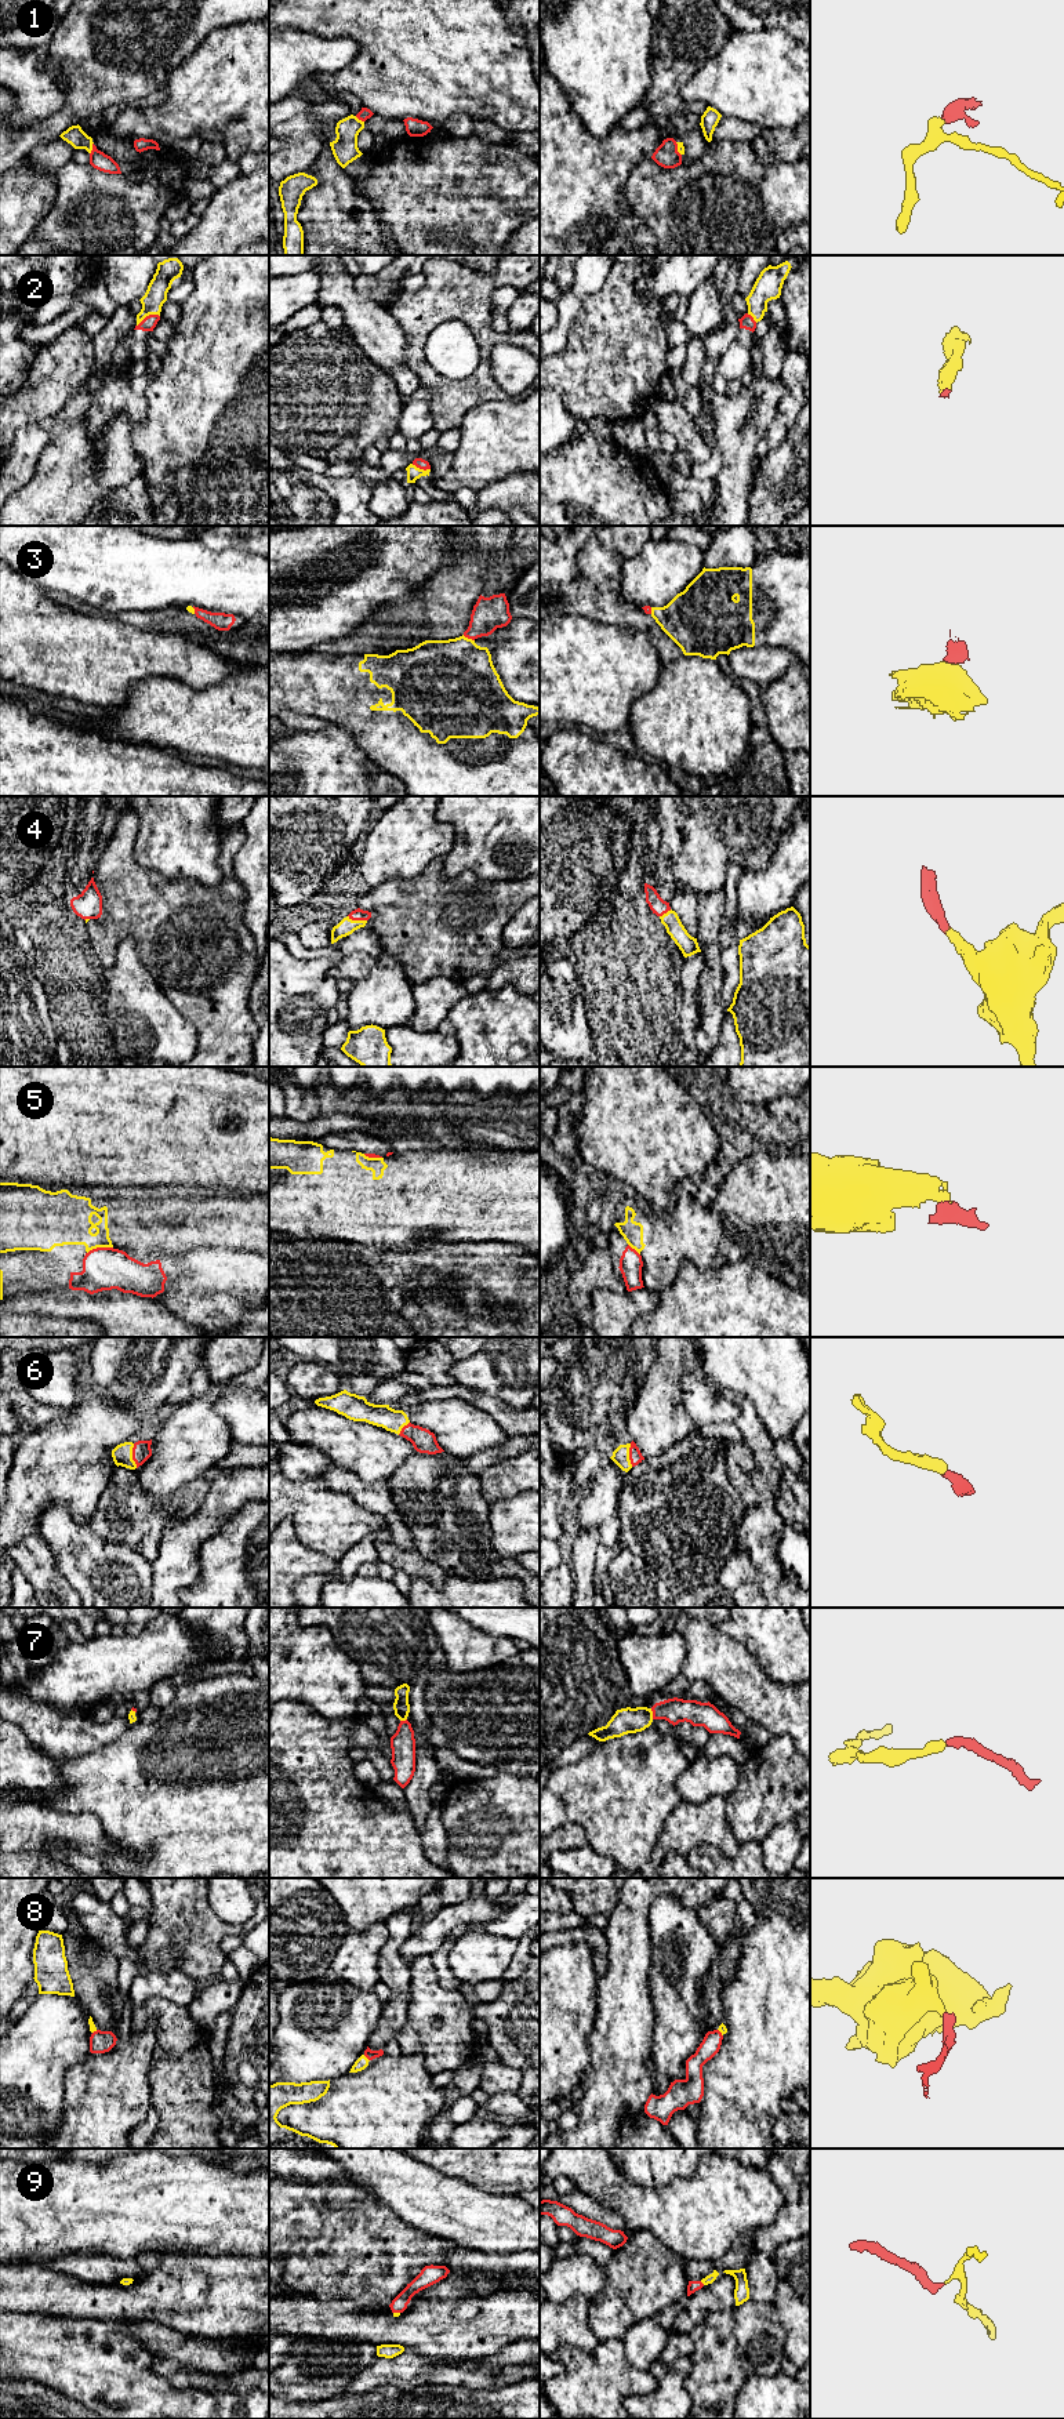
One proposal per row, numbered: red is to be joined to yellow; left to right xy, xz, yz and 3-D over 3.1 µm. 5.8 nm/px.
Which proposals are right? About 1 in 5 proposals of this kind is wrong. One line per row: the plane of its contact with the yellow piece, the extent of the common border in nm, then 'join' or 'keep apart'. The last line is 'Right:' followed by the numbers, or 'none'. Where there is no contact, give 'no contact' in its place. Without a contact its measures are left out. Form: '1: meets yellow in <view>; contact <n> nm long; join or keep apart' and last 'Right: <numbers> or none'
1: meets yellow in xy; contact 70 nm long; join
2: meets yellow in xy; contact 150 nm long; join
3: meets yellow in xz; contact 80 nm long; join
4: meets yellow in xz; contact 120 nm long; join
5: meets yellow in xy; contact 160 nm long; keep apart
6: meets yellow in xy; contact 150 nm long; join
7: meets yellow in yz; contact 70 nm long; join
8: meets yellow in xz; contact 50 nm long; join
9: meets yellow in yz; contact 40 nm long; join
Right: 1, 2, 3, 4, 6, 7, 8, 9

